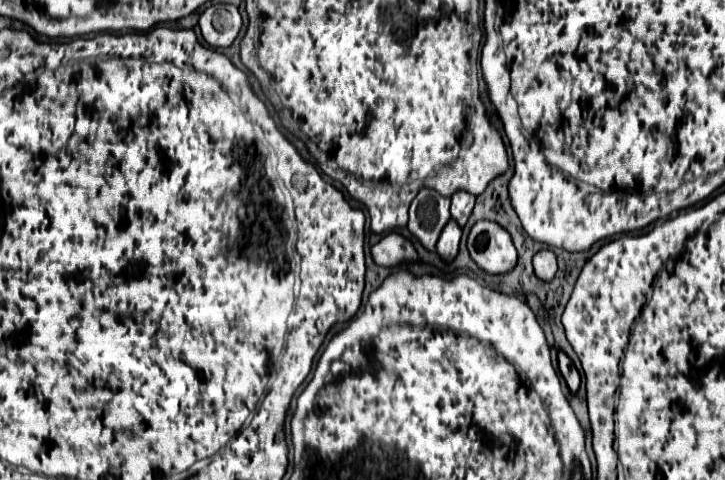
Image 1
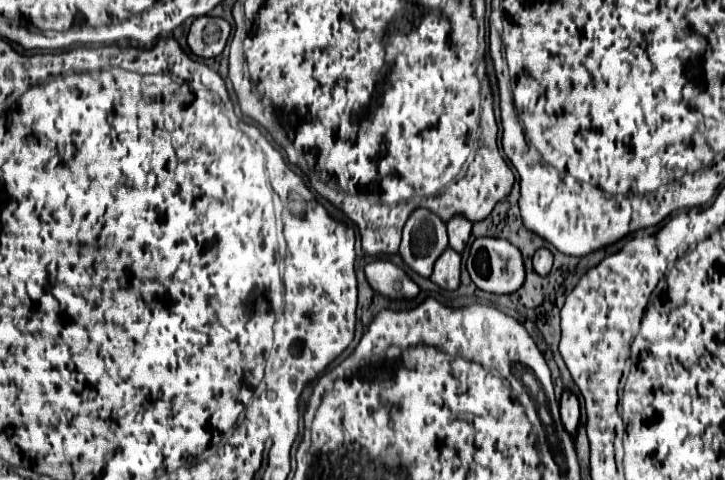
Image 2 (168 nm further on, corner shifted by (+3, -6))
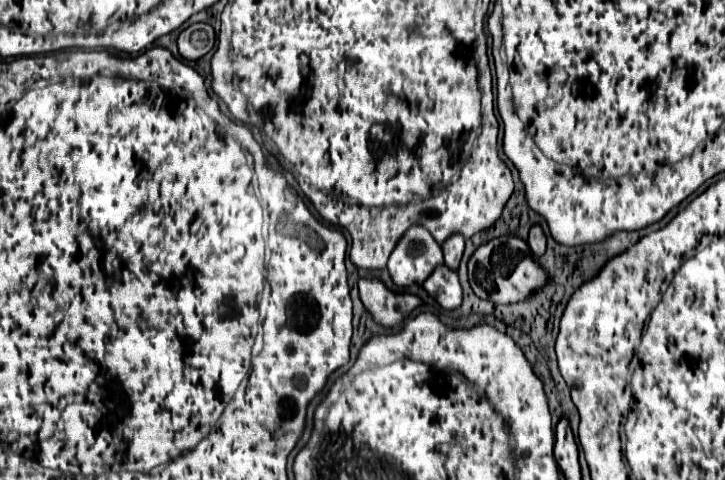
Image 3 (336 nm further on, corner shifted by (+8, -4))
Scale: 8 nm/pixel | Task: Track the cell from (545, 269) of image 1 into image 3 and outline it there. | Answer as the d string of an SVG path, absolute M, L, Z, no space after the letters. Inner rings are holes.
M536 225L530 229L530 237L528 237L528 245L532 249L532 253L536 257L542 257L544 251L546 251L546 235L542 233L542 227Z

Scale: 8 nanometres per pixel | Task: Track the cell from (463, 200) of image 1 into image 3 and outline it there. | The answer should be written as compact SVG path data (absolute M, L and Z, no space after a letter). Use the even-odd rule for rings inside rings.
M450 235L450 237L442 243L442 249L444 249L444 263L446 263L450 269L458 269L458 263L460 263L462 253L464 253L464 237L460 237L460 235Z

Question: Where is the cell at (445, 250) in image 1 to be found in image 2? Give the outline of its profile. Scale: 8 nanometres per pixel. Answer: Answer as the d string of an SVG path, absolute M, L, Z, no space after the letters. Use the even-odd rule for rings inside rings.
M447 249L435 263L435 269L433 269L433 275L431 275L431 281L435 285L439 285L441 289L447 289L447 291L455 291L459 287L459 281L461 281L461 273L459 273L459 267L461 267L461 257L457 253L453 253L451 249Z

